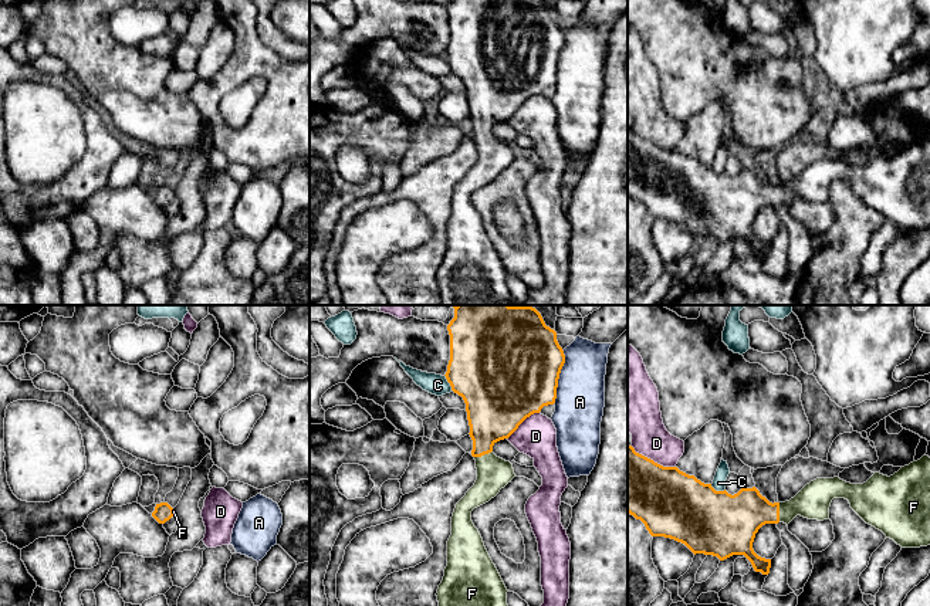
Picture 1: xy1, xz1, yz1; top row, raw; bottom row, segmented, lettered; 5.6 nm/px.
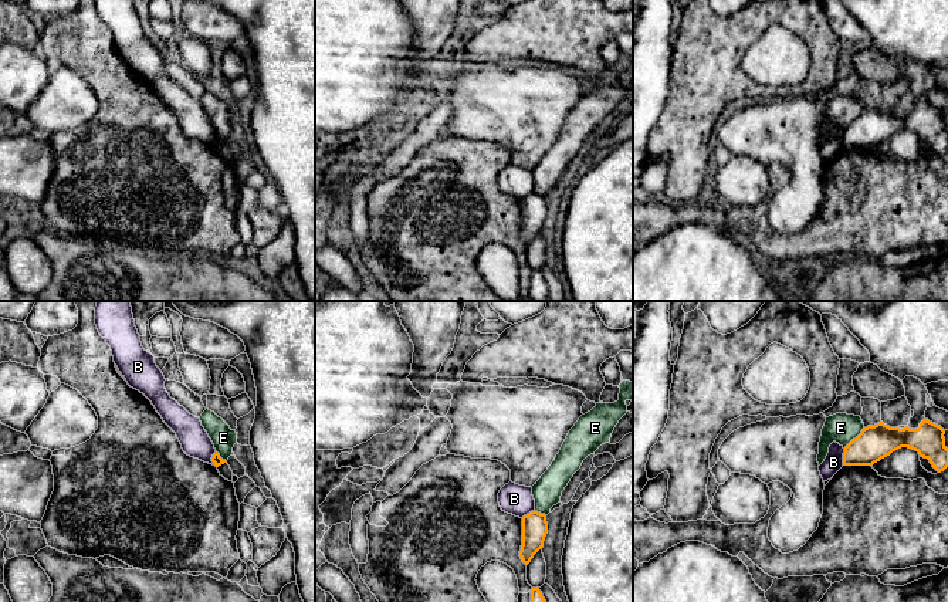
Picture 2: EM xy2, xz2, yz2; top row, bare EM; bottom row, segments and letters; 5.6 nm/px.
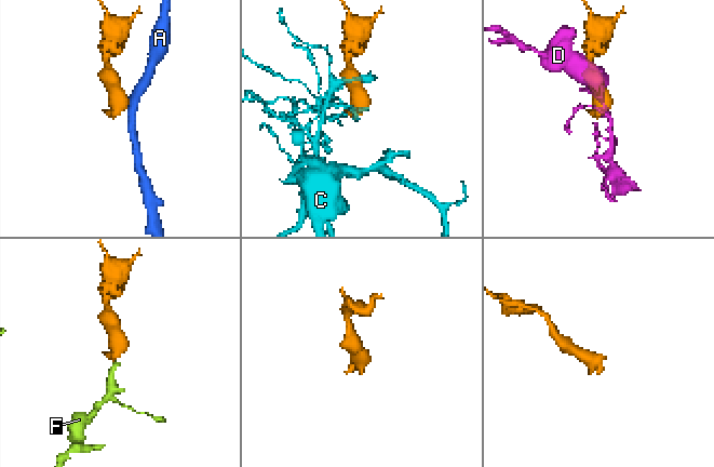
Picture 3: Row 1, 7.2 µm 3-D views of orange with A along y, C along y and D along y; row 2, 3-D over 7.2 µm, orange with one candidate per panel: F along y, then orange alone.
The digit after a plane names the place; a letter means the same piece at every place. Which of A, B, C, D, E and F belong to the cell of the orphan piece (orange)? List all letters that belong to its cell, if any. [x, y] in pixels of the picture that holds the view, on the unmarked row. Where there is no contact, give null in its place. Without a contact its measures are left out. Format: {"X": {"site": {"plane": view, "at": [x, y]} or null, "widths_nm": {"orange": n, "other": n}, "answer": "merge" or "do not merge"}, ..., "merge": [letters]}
{"A": {"site": {"plane": "xz1", "at": [558, 60]}, "widths_nm": {"orange": 500, "other": 280}, "answer": "do not merge"}, "B": {"site": {"plane": "yz2", "at": [843, 139]}, "widths_nm": {"orange": 190, "other": 110}, "answer": "do not merge"}, "C": {"site": {"plane": "xz1", "at": [449, 64]}, "widths_nm": {"orange": 480, "other": 120}, "answer": "do not merge"}, "D": {"site": {"plane": "yz1", "at": [652, 142]}, "widths_nm": {"orange": 380, "other": 220}, "answer": "do not merge"}, "E": {"site": {"plane": "yz2", "at": [853, 121]}, "widths_nm": {"orange": 190, "other": 170}, "answer": "do not merge"}, "F": {"site": {"plane": "yz1", "at": [778, 195]}, "widths_nm": {"orange": 280, "other": 190}, "answer": "merge"}, "merge": ["F"]}

